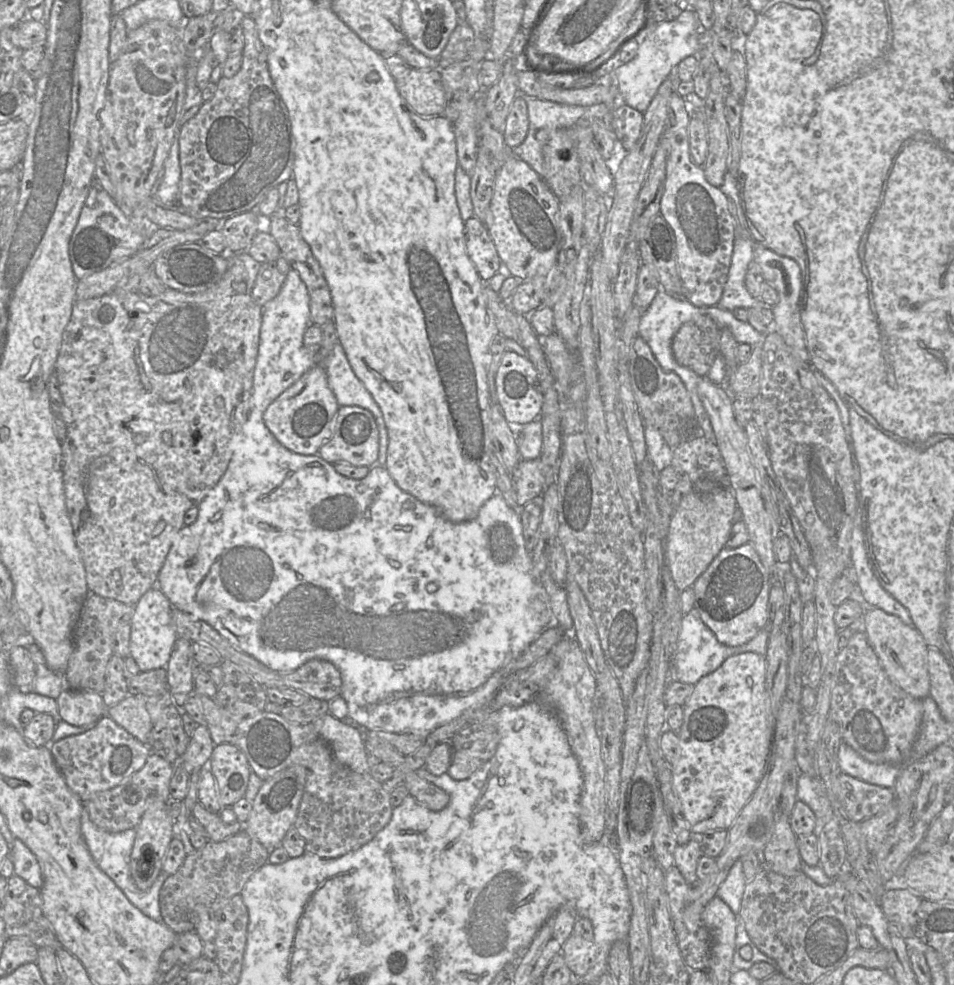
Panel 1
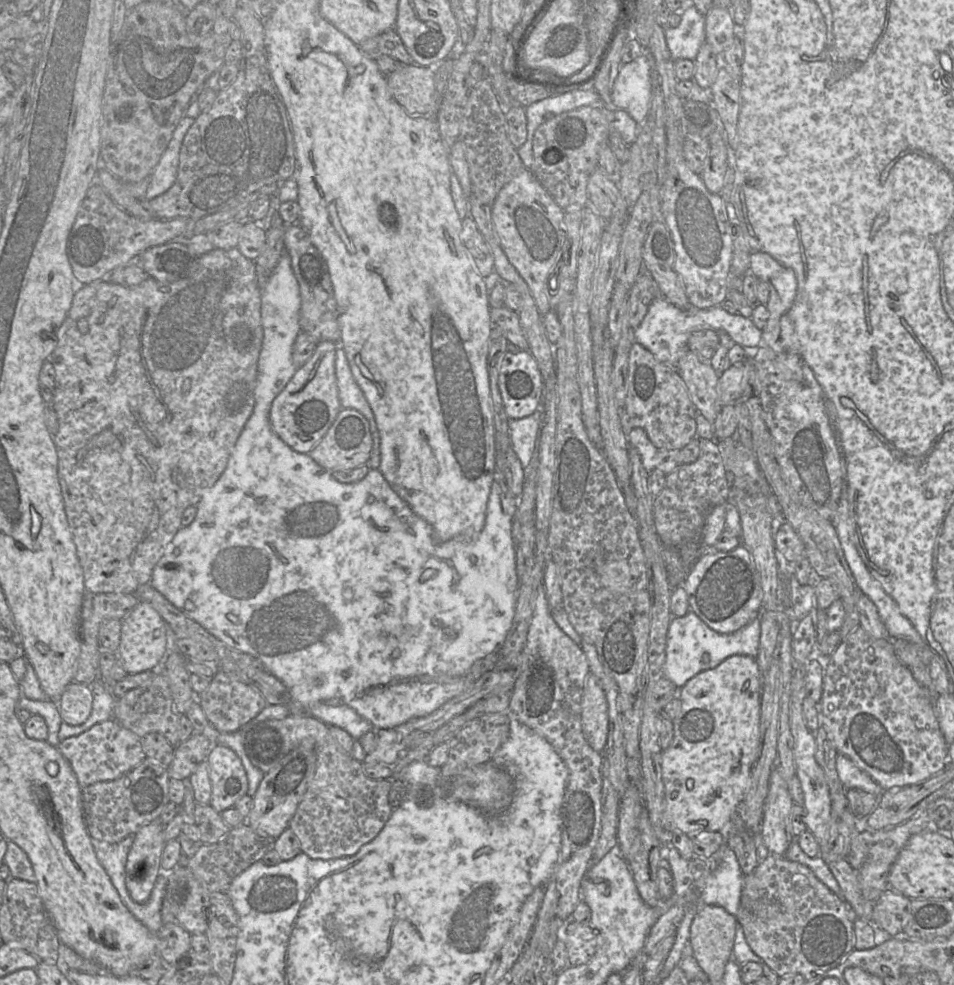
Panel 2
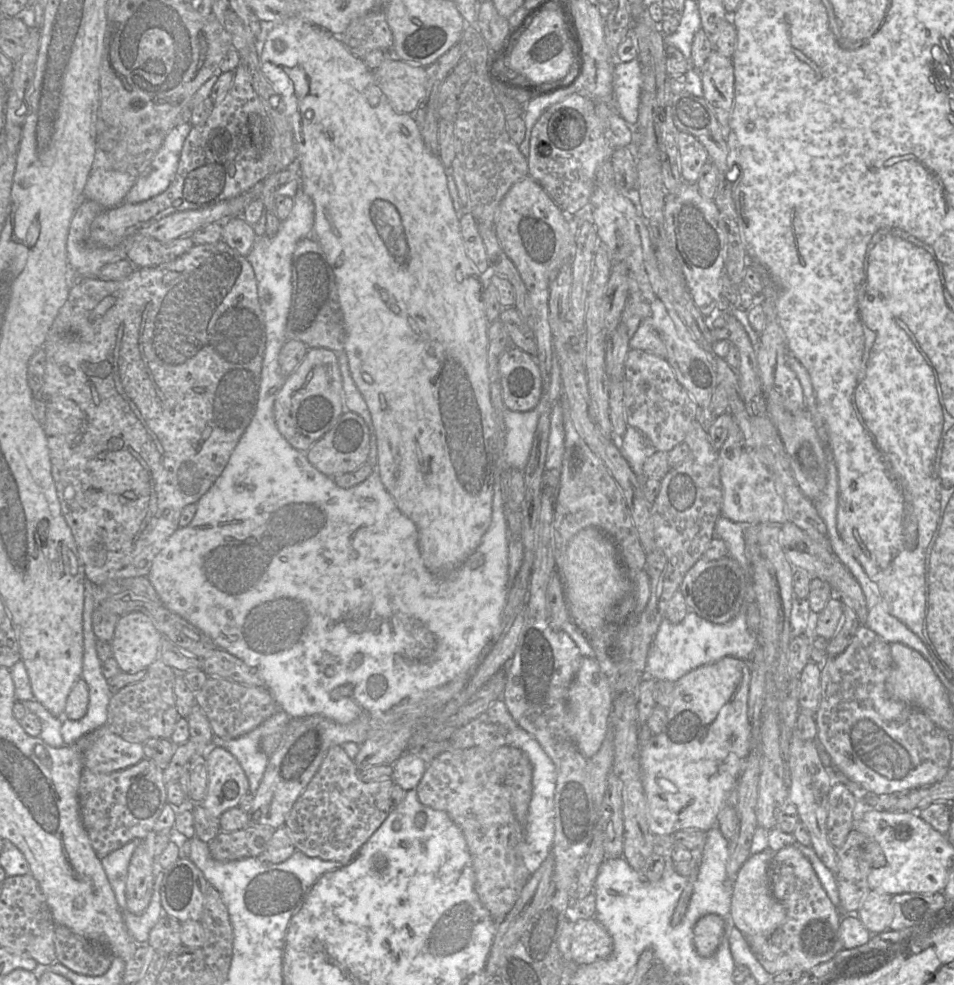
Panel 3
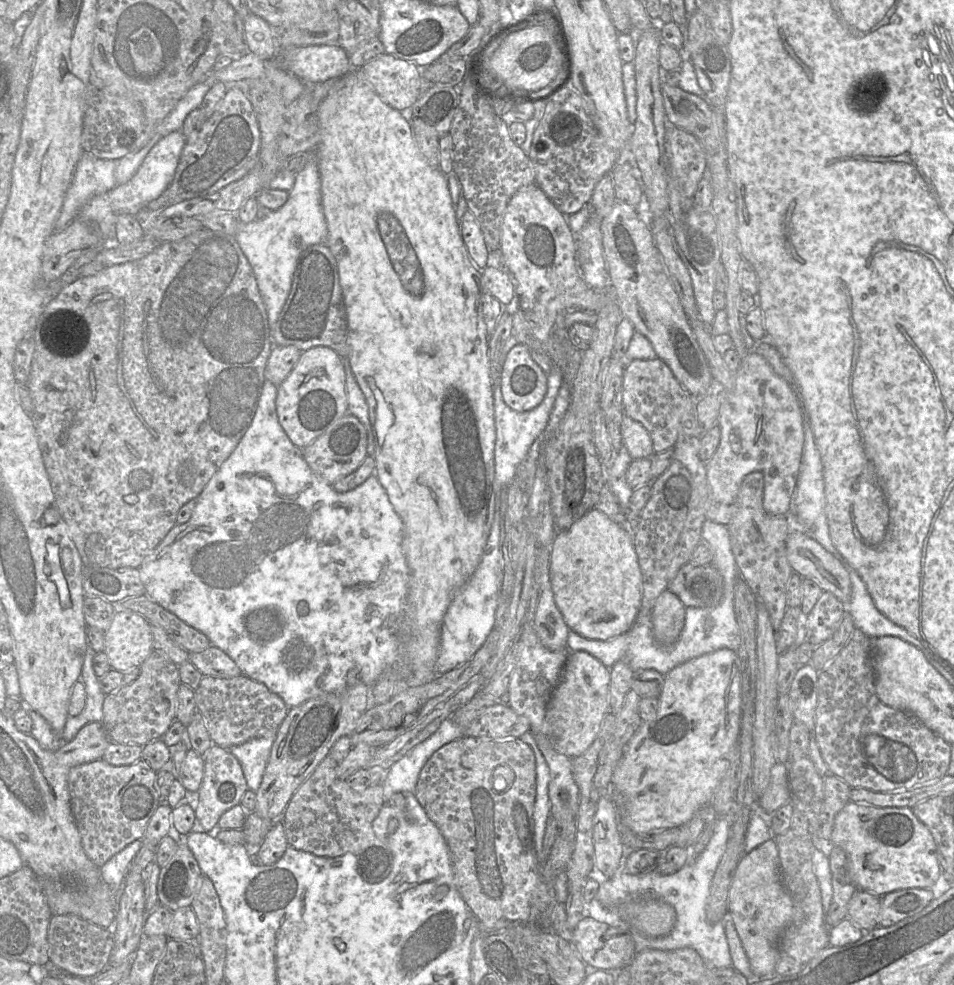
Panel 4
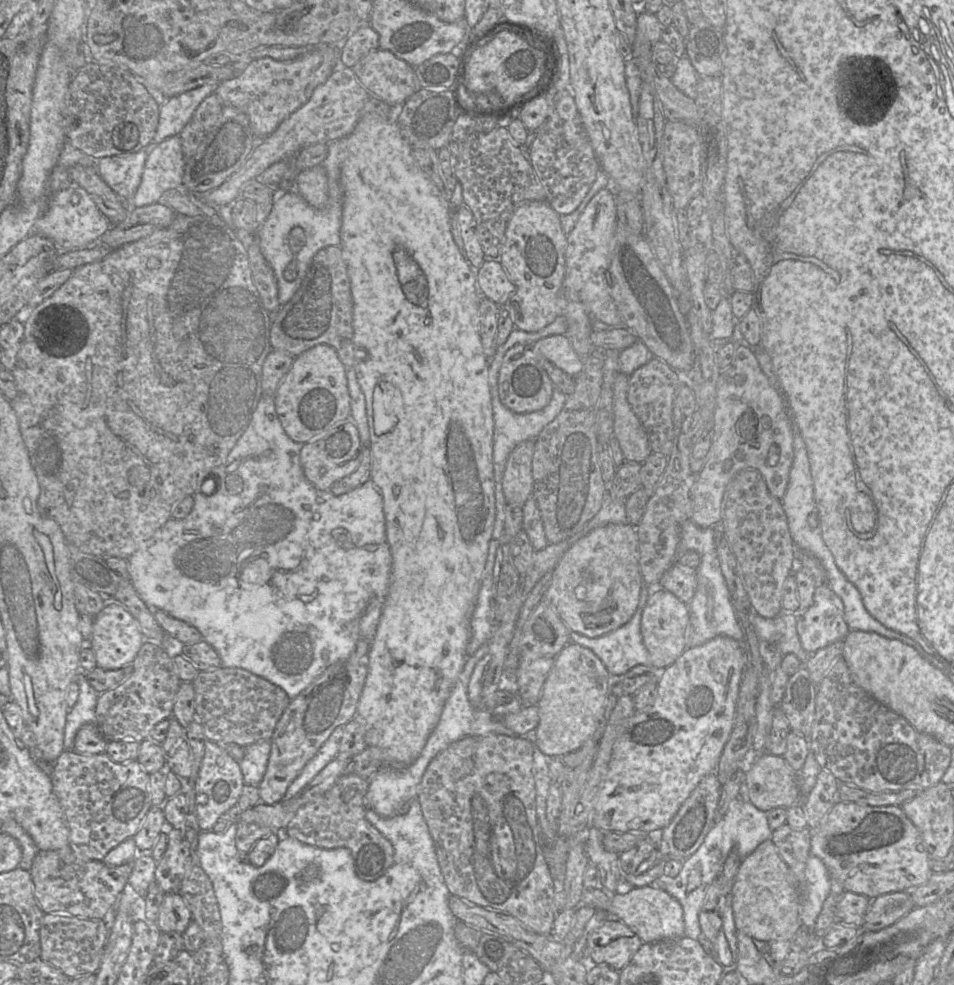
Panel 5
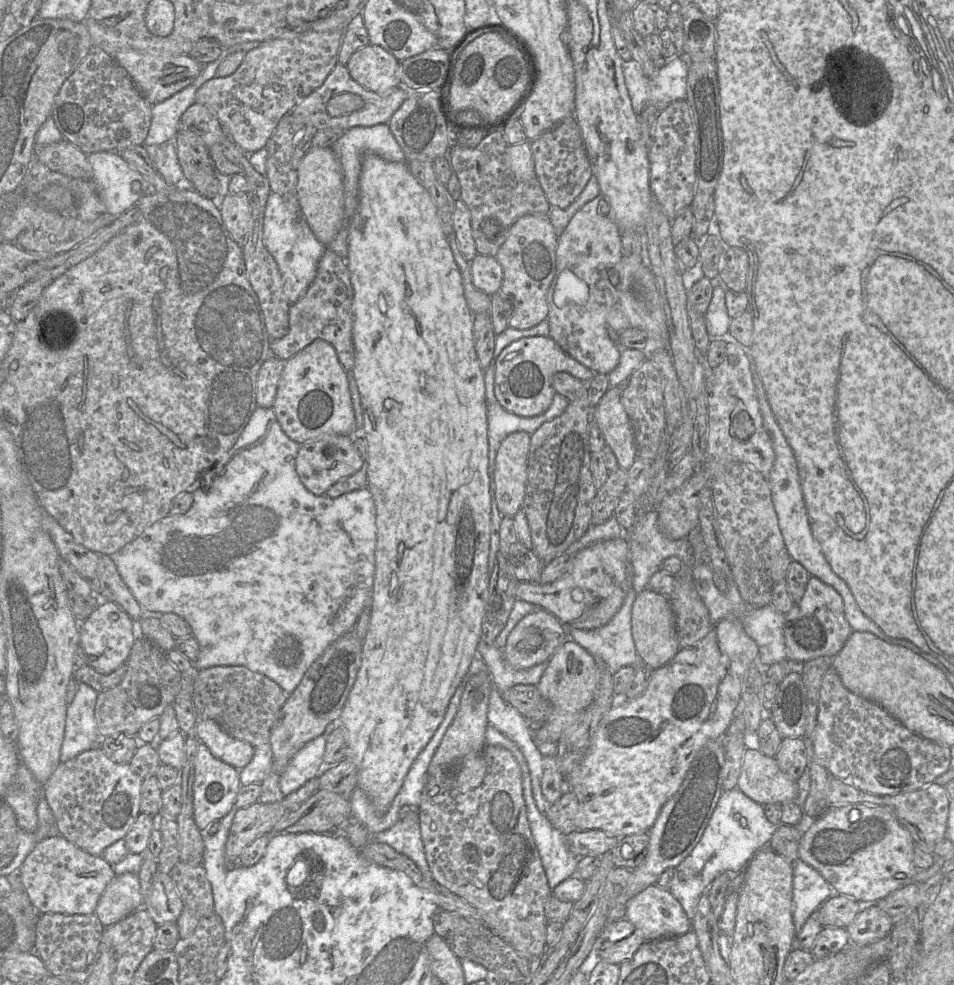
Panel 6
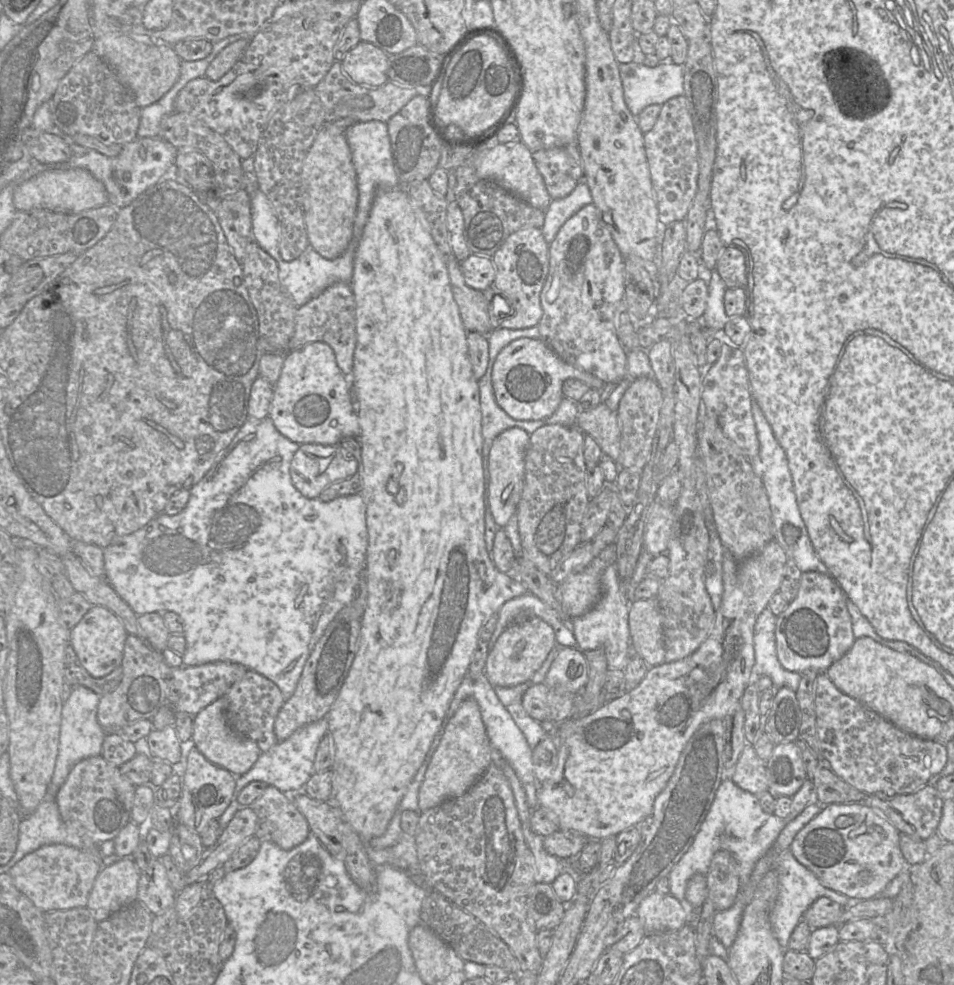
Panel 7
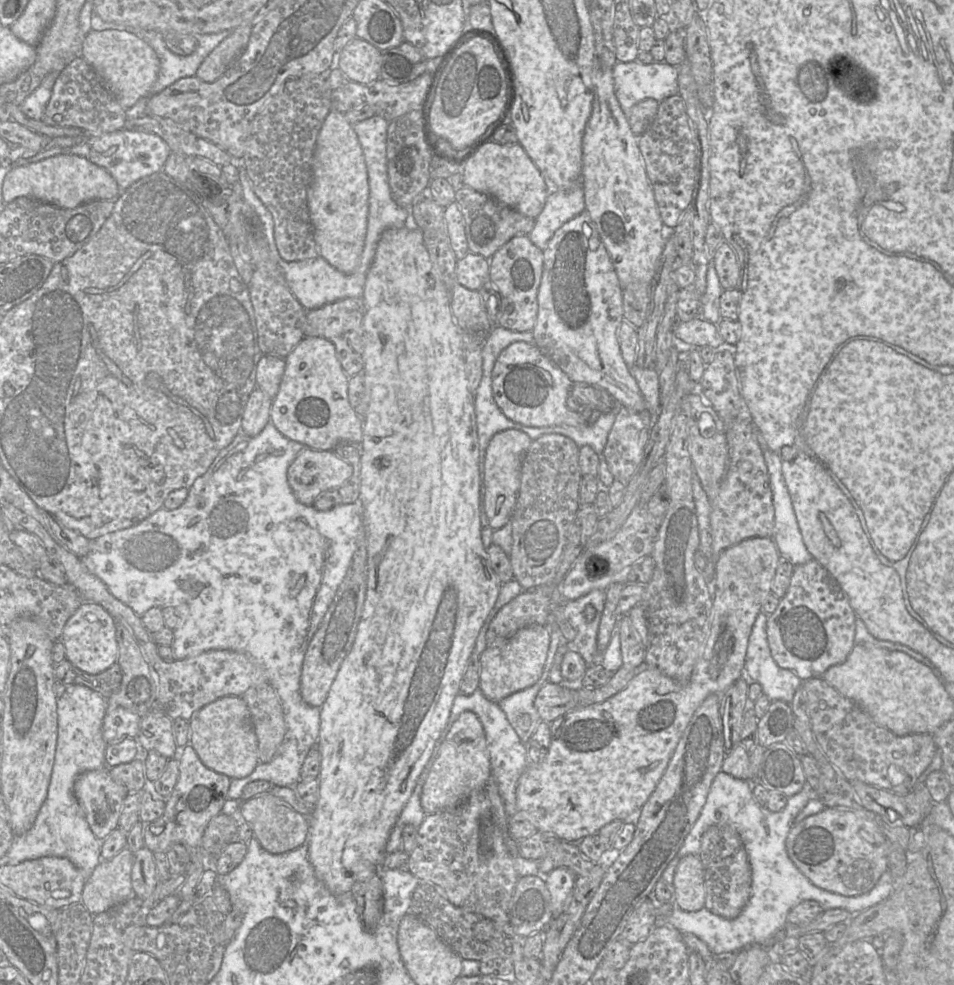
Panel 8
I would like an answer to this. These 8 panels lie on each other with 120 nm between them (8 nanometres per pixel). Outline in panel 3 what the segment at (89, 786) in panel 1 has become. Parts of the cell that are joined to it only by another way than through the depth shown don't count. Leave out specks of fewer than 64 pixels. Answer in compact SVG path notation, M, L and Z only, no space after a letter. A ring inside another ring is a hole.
M107 726L84 735L74 744L83 752L84 768L94 773L123 770L145 757L143 743L128 742Z

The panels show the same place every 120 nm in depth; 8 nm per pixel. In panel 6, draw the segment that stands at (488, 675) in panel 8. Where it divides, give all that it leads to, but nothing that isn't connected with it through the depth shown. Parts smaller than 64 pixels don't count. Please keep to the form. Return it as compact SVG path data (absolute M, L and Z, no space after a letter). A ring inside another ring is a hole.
M543 608L526 615L509 634L502 649L505 660L515 669L528 669L548 662L556 650L569 638L569 630Z

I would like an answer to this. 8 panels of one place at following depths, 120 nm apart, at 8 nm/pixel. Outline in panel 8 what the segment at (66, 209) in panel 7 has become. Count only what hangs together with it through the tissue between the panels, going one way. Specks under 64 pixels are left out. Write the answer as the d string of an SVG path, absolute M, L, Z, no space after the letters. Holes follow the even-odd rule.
M64 154L12 169L4 178L2 195L6 204L19 197L29 197L73 209L94 200L115 200L119 188L116 180L104 168L84 157Z

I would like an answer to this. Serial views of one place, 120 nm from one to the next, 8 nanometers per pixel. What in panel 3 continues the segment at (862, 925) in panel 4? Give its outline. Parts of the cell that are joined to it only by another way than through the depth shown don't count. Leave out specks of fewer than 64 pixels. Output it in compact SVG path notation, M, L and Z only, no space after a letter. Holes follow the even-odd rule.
M871 891L857 911L856 915L871 934L879 934L890 928L894 917L892 896Z

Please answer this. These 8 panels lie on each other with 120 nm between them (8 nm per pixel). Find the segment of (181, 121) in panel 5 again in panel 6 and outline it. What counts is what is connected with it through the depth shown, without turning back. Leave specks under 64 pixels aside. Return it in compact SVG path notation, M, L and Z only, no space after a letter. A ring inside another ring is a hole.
M223 47L220 56L203 66L197 78L187 87L168 99L153 105L151 125L145 139L145 146L161 146L174 143L179 133L179 123L184 112L195 103L198 89L208 80L216 77L220 63L229 55L230 47Z

